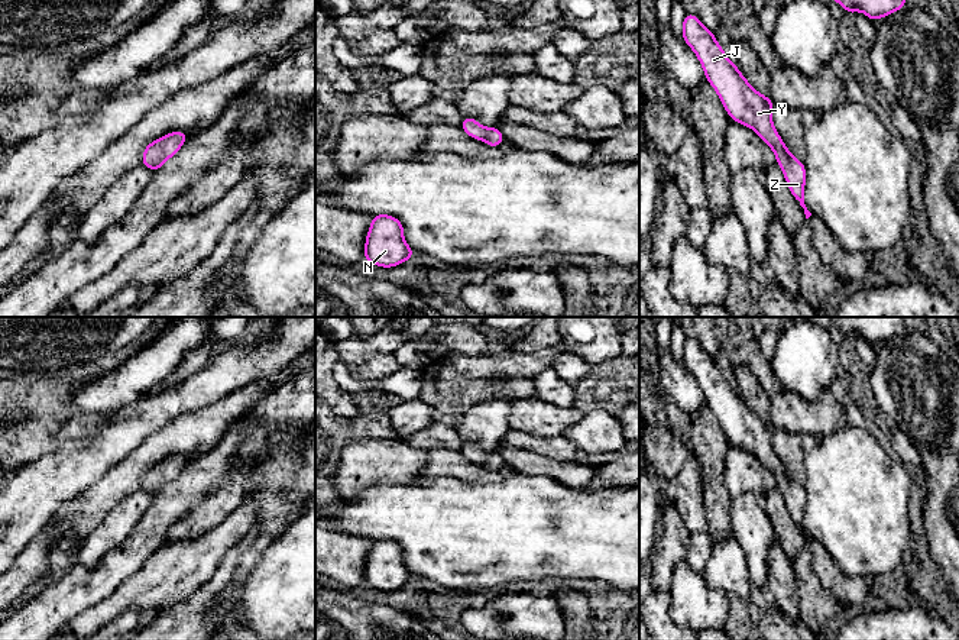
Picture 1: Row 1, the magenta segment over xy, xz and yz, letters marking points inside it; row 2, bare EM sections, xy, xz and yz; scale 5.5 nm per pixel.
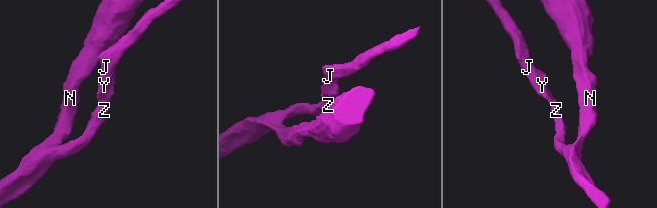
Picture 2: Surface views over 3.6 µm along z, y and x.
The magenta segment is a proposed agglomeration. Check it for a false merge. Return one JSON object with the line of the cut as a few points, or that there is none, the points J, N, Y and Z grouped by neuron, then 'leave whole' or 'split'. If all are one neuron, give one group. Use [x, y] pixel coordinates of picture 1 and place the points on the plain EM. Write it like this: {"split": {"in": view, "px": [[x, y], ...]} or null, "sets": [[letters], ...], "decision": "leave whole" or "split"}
{"split": null, "sets": [["J", "N", "Y", "Z"]], "decision": "leave whole"}

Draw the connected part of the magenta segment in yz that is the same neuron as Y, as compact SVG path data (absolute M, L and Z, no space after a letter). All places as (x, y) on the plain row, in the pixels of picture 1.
M687 337L683 346L683 363L697 379L706 404L716 414L730 443L751 452L775 476L787 510L804 533L806 543L811 540L804 529L806 492L796 484L772 449L772 426L759 418L733 390L715 358L709 356L697 340Z

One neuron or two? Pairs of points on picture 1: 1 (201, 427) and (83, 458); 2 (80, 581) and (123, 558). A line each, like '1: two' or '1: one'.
1: two
2: one

